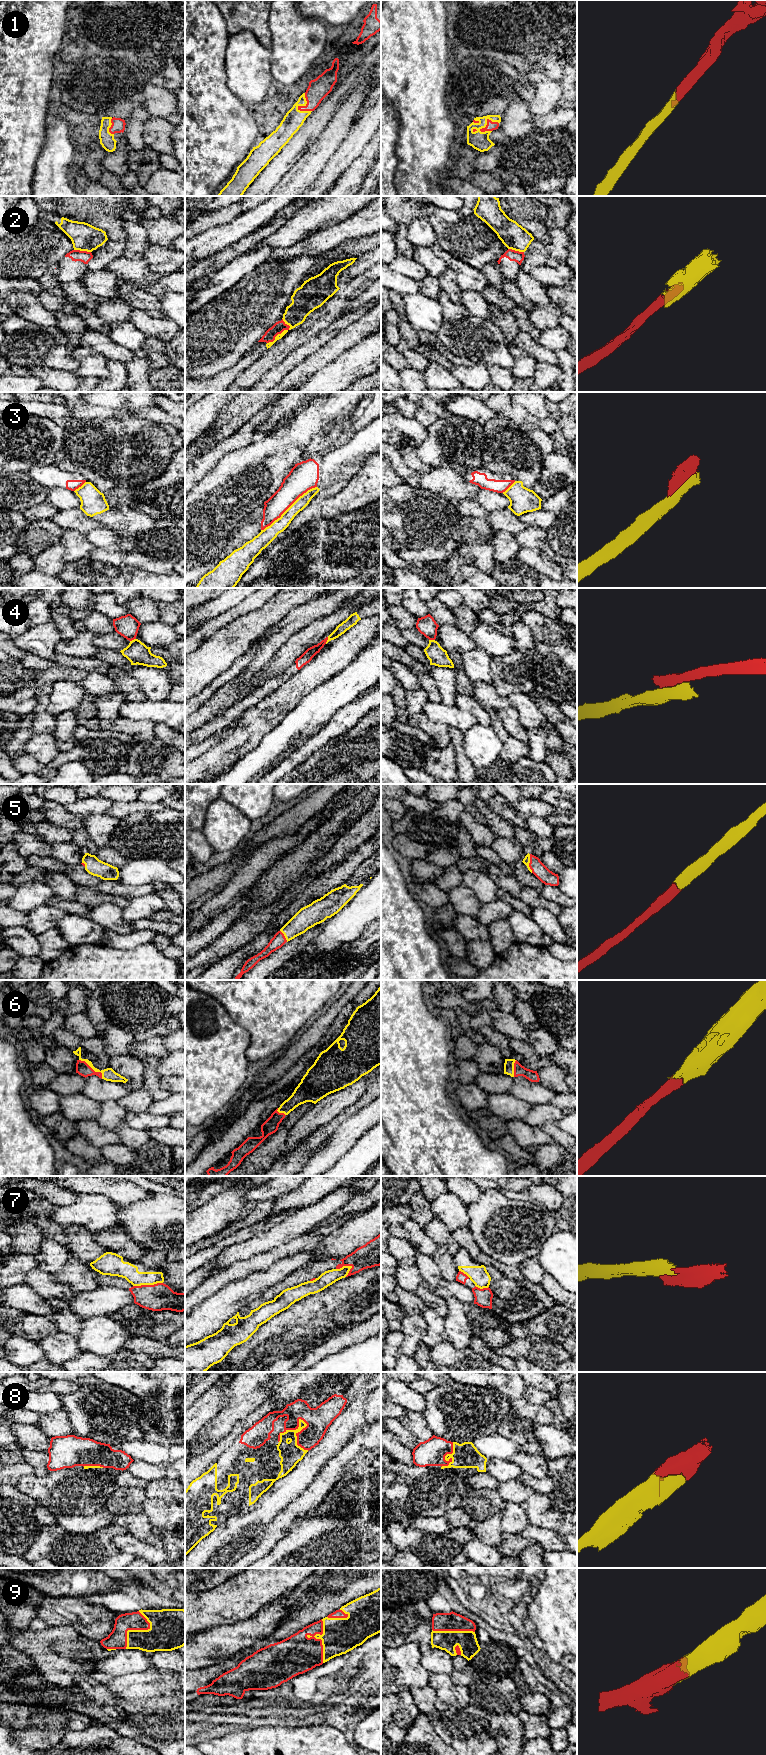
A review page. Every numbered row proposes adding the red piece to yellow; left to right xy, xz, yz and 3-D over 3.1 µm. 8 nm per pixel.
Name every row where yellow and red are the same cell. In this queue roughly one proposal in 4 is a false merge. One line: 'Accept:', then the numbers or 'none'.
Accept: 1, 5, 6, 8, 9

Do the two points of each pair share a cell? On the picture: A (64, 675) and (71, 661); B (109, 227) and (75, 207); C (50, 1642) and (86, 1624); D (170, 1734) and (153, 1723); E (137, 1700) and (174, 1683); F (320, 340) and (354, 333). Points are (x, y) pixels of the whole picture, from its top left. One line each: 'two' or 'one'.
A: two
B: one
C: two
D: one
E: one
F: two

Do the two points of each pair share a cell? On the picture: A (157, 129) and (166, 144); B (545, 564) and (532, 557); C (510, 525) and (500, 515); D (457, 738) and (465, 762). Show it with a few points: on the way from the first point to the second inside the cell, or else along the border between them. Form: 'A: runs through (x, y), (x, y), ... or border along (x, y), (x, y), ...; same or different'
A: runs through (158, 133), (162, 140); same
B: runs through (542, 564), (535, 559); same
C: runs through (508, 523), (502, 517); same
D: runs through (457, 744), (461, 756); same

